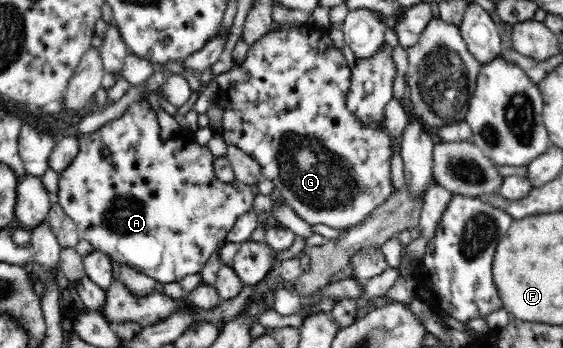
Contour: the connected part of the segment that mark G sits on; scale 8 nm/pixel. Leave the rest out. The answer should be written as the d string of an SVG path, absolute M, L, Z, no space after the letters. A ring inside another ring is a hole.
M305 23L300 27L285 27L269 31L262 36L255 44L252 44L246 53L242 64L232 64L232 67L225 73L216 77L218 82L217 98L223 102L224 115L222 128L219 133L225 139L228 146L236 146L246 155L251 156L262 168L262 176L269 178L274 187L279 190L282 199L299 216L310 225L325 224L331 228L339 228L346 231L361 224L363 220L380 207L395 192L391 181L391 157L393 154L393 139L388 128L381 122L363 124L349 109L345 107L346 98L350 91L352 70L342 49L337 47L329 37L331 27L318 27L314 23Z

